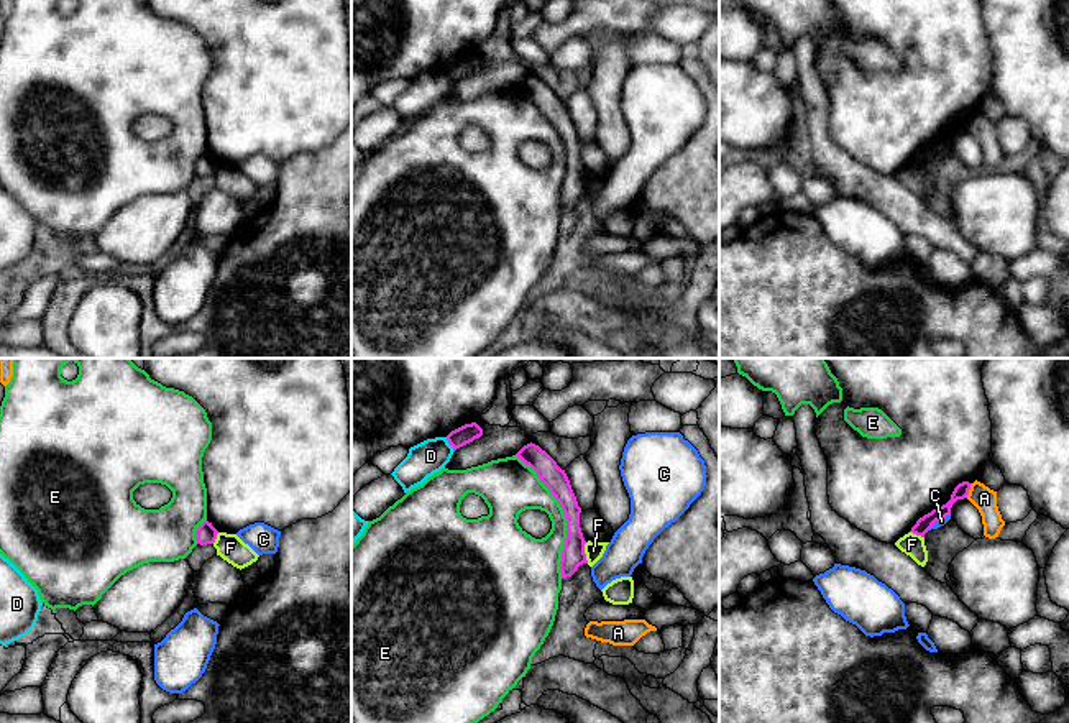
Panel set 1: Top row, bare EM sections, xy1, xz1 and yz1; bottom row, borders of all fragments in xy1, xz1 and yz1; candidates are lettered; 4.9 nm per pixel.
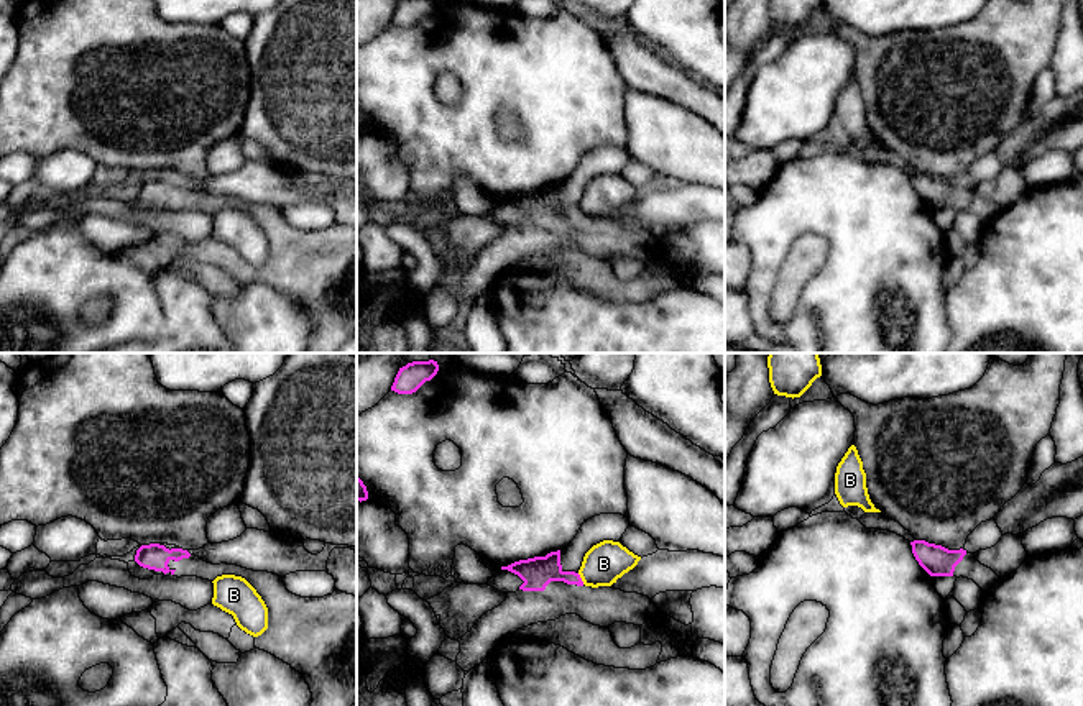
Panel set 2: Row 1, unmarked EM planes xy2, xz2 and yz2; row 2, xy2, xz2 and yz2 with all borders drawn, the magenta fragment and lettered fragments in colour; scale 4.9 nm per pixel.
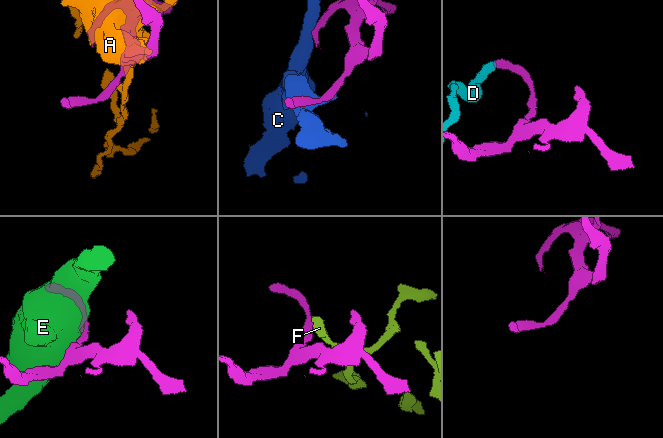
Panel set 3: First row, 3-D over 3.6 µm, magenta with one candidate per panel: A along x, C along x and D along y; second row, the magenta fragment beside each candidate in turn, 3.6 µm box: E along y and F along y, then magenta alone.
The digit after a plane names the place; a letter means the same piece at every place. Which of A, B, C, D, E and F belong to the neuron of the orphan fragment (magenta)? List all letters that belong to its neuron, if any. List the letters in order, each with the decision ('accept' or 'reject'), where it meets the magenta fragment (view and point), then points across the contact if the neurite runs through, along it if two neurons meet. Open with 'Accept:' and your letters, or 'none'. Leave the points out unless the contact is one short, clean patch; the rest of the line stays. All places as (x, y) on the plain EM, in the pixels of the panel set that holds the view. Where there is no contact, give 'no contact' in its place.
Accept: none
A: reject | yz1 (969, 120)
B: reject | xz2 (580, 210) | along xz2 (577, 206), (584, 215)
C: reject | yz1 (938, 151) | along yz1 (949, 147), (938, 151), (928, 161)
D: reject | xz1 (449, 74)
E: reject | xz1 (565, 147)
F: reject | xz1 (583, 184) | along xz1 (585, 174), (585, 191), (588, 194)

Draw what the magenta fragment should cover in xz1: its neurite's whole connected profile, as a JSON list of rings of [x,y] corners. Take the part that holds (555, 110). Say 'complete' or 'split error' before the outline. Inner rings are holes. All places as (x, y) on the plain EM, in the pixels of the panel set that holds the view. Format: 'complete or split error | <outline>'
complete | [[[532,74],[524,77],[516,89],[537,105],[565,145],[567,171],[562,182],[560,204],[562,210],[571,209],[578,199],[588,196],[588,192],[585,186],[586,173],[580,159],[581,140],[578,138],[570,112],[565,102],[562,102],[545,82]]]

